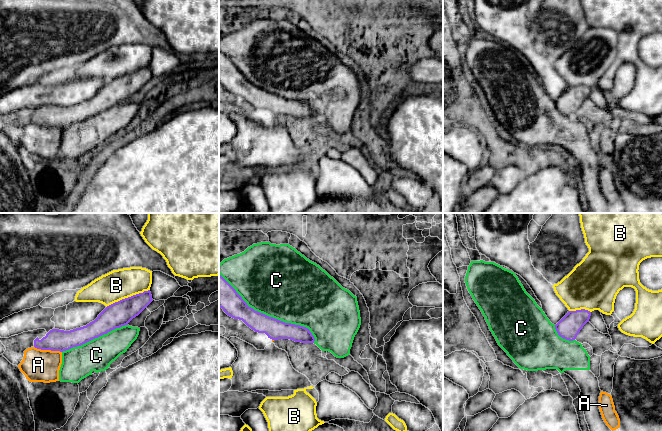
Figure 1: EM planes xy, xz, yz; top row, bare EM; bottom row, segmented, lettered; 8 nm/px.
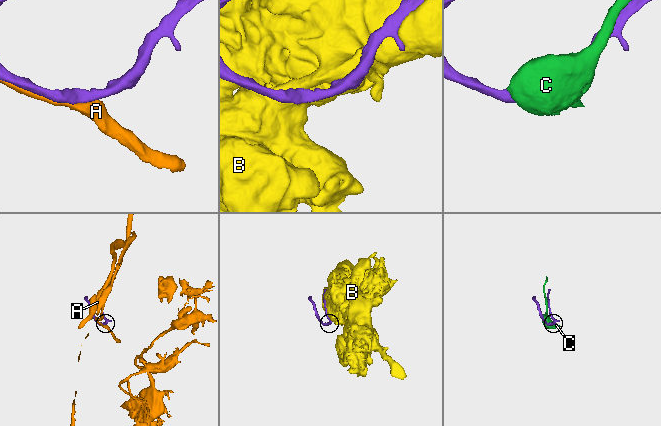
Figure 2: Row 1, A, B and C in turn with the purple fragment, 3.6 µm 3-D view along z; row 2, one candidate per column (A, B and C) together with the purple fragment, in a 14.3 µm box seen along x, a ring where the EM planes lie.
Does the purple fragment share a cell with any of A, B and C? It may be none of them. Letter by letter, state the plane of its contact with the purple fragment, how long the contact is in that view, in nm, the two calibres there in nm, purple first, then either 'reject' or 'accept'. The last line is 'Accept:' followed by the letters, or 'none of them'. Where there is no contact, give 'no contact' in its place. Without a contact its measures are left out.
A: xy | 220 nm | 180/260 nm | reject
B: xy | 380 nm | 200/240 nm | reject
C: xz | 950 nm | 160/500 nm | accept
Accept: C

